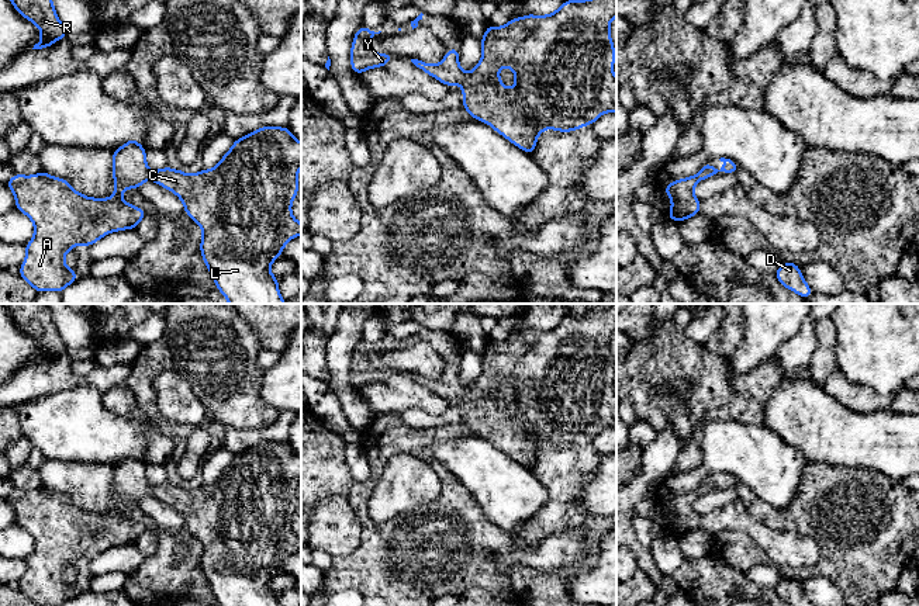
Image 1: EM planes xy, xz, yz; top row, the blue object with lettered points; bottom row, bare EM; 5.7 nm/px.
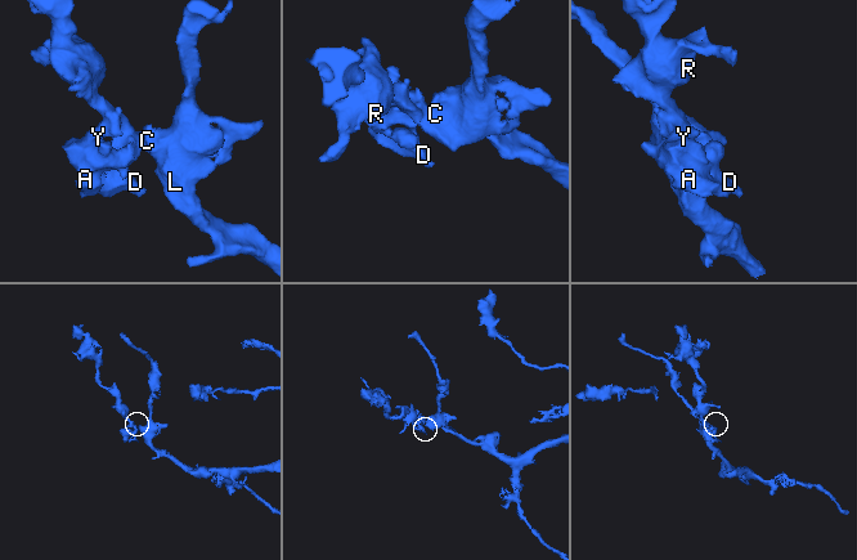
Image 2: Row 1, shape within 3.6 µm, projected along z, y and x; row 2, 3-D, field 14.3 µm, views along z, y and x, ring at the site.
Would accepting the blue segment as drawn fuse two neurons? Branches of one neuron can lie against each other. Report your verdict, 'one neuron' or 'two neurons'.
one neuron

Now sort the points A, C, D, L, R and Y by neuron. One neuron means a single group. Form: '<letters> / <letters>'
A C D L R Y

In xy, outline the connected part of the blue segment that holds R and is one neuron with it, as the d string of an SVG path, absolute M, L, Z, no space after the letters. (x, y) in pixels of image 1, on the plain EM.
M1 304L14 323L41 344L41 356L32 364L53 360L61 353L68 353L61 337L52 311L46 304Z

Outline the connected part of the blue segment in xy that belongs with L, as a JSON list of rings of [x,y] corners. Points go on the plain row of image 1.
[[[260,441],[259,444],[248,449],[241,454],[235,454],[232,463],[222,471],[220,478],[211,484],[203,484],[196,489],[187,489],[182,485],[176,485],[172,482],[165,482],[160,485],[151,485],[146,479],[146,468],[145,463],[134,454],[128,454],[125,460],[113,465],[113,494],[115,498],[114,509],[110,513],[93,513],[86,512],[77,508],[68,495],[53,492],[45,486],[32,491],[14,489],[6,499],[13,506],[15,513],[15,523],[18,523],[23,529],[25,529],[34,539],[34,553],[25,560],[25,575],[20,581],[20,592],[25,595],[35,606],[63,606],[69,599],[77,595],[77,589],[75,584],[65,581],[65,569],[72,565],[77,560],[93,561],[99,554],[108,550],[110,547],[118,547],[124,544],[135,544],[137,540],[142,536],[146,526],[142,523],[134,522],[121,513],[121,508],[128,503],[141,503],[141,501],[146,495],[152,495],[162,501],[163,503],[175,508],[184,520],[184,527],[203,544],[203,553],[200,558],[200,567],[204,578],[208,582],[211,593],[214,595],[218,606],[279,606],[279,595],[272,589],[270,579],[281,571],[284,561],[296,551],[301,550],[301,539],[291,529],[291,517],[297,512],[298,508],[298,496],[297,489],[301,484],[301,457],[294,453],[290,443],[281,441]]]

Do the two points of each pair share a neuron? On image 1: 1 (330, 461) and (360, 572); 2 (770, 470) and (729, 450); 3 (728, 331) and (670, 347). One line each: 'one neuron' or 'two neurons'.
1: two neurons
2: one neuron
3: two neurons

